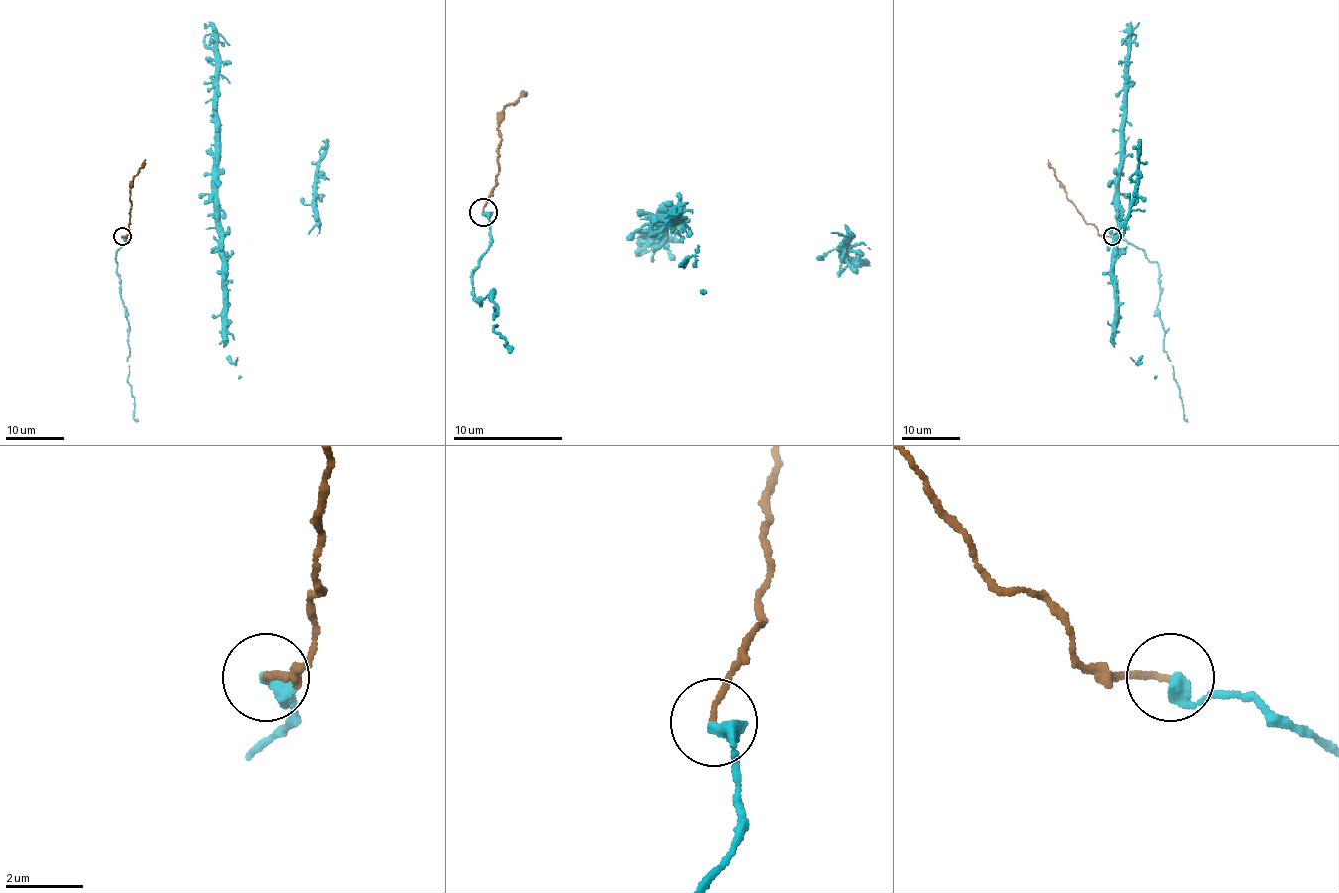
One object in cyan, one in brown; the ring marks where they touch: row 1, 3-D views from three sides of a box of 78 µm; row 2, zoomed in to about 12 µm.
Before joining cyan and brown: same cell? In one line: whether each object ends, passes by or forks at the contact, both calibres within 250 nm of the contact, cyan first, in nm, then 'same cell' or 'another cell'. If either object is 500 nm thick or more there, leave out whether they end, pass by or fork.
cyan ends | brown ends | 440/140 nm | same cell

